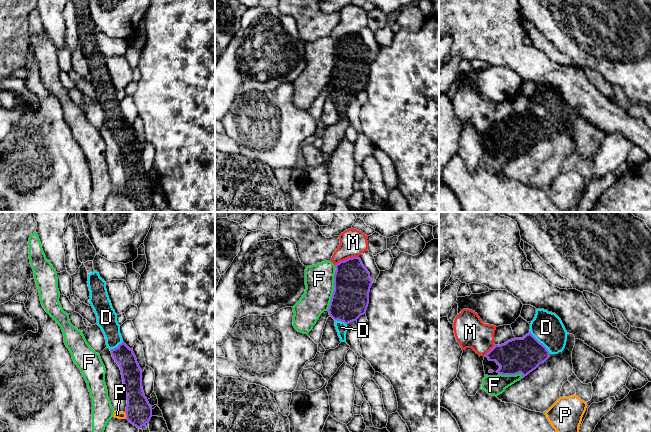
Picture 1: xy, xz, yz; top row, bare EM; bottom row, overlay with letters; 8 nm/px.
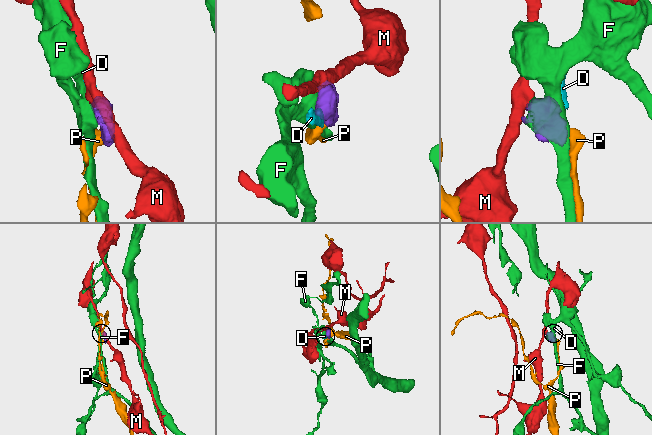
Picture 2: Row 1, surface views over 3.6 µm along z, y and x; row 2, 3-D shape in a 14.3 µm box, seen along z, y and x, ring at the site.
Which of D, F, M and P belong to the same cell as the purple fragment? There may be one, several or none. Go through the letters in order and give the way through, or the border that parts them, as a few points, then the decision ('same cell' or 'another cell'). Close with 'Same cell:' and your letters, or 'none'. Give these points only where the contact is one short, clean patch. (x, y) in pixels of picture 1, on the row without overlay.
D: across yz (523, 131), (528, 129), (539, 118), (546, 111), (546, 103) | same cell
F: another cell
M: another cell
P: along xy (124, 188), (126, 194) | another cell
Same cell: D

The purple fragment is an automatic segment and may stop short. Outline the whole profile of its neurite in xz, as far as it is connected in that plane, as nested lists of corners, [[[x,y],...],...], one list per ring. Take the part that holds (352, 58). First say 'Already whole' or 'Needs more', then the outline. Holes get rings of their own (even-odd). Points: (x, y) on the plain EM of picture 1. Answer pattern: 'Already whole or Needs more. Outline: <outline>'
Needs more. Outline: [[[359,33],[340,37],[335,44],[334,67],[328,88],[335,96],[340,117],[346,118],[347,101],[366,90],[373,58]]]

